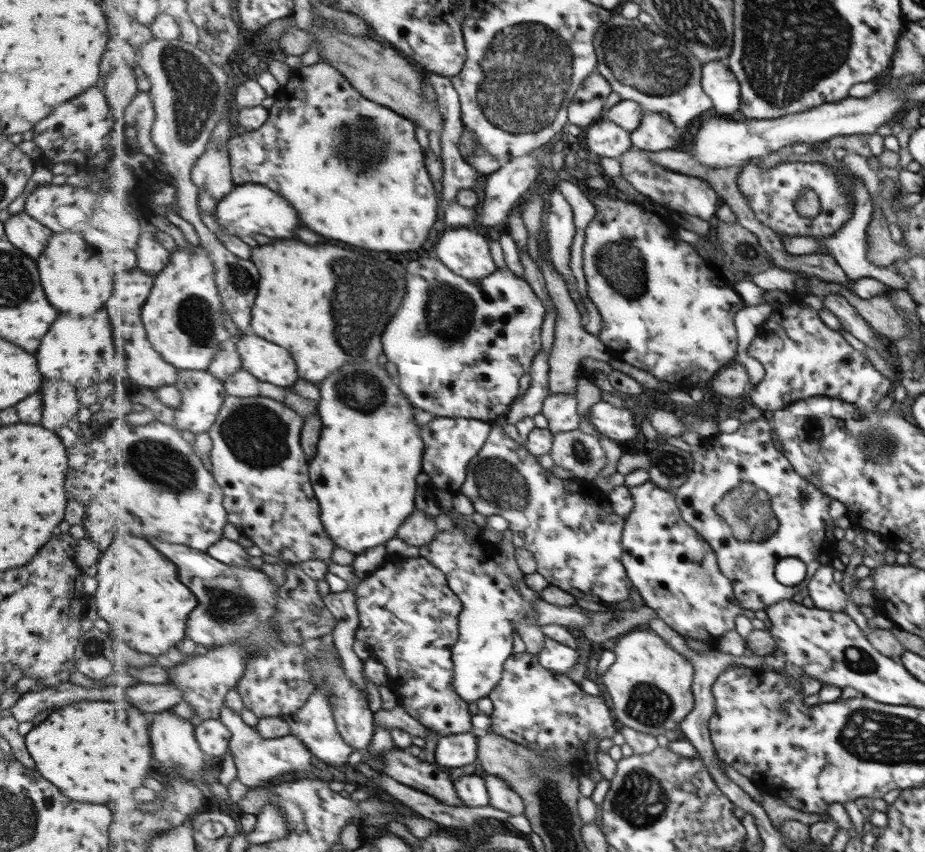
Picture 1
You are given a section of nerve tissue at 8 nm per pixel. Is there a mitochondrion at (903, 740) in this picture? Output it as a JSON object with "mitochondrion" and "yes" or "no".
{"mitochondrion":"yes"}

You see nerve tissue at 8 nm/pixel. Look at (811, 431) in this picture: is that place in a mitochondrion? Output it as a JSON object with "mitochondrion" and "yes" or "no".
{"mitochondrion":"yes"}

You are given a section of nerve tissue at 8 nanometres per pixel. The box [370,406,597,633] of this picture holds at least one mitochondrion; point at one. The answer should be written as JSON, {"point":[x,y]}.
{"point":[500,482]}

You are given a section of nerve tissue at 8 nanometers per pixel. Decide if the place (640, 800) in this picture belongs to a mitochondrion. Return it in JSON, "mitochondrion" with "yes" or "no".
{"mitochondrion":"yes"}

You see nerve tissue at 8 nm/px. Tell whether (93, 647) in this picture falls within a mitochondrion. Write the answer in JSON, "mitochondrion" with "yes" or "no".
{"mitochondrion":"yes"}

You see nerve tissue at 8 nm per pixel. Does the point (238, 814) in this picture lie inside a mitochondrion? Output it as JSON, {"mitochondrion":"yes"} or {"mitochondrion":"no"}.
{"mitochondrion":"no"}

